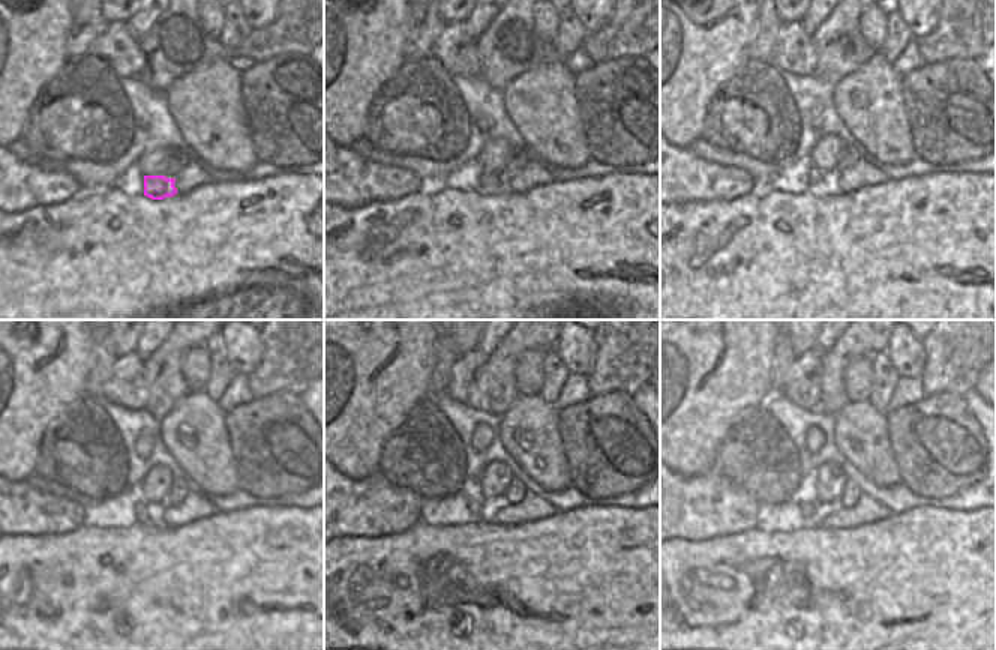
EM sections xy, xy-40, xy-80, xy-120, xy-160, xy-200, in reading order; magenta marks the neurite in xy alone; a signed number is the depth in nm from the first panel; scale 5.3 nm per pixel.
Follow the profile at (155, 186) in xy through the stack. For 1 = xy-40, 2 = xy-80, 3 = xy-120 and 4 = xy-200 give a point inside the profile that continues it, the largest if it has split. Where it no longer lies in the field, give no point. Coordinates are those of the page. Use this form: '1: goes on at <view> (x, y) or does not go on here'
1: goes on at xy-40 (489, 185)
2: goes on at xy-80 (815, 176)
3: goes on at xy-120 (140, 509)
4: goes on at xy-200 (806, 509)

